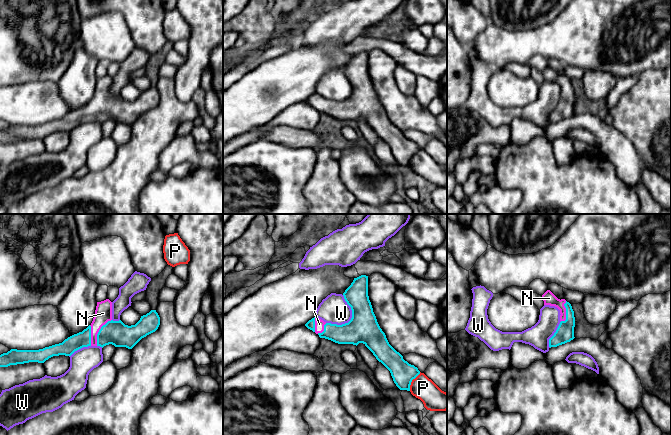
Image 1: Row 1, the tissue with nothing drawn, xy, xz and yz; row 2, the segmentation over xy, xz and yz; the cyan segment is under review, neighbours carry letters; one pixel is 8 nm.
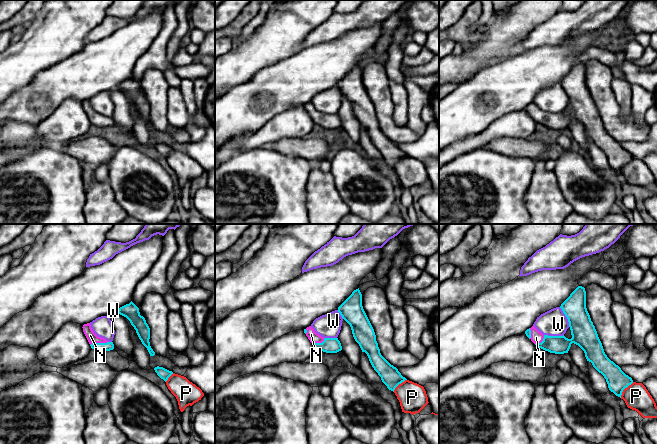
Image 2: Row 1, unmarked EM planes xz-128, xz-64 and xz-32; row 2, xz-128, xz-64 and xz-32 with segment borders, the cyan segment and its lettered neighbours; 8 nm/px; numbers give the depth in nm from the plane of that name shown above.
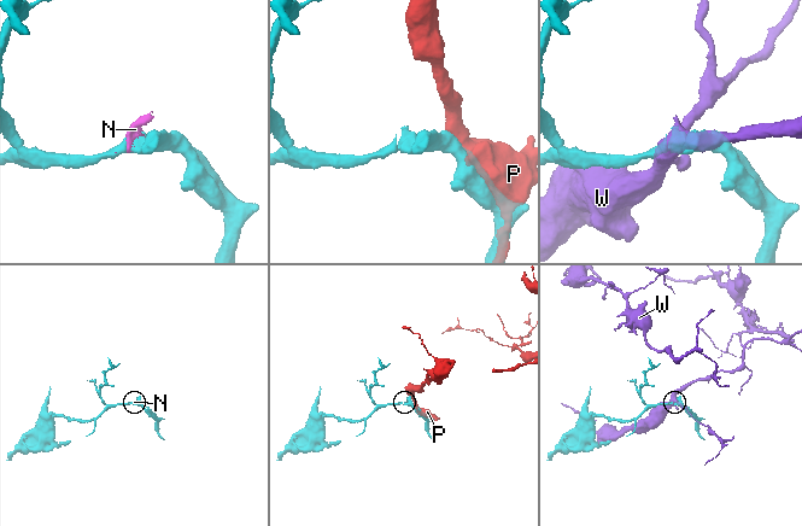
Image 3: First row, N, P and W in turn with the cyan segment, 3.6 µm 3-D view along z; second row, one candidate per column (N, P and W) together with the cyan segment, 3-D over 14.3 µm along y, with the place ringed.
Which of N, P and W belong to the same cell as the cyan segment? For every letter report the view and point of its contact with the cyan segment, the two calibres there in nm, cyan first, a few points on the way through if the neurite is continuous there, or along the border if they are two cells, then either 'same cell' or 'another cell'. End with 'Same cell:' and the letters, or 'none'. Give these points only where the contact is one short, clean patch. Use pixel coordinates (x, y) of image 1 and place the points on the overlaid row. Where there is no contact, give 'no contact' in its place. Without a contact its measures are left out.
N: meets cyan in xy at (99, 331); 190 nm thick on the cyan side, 140 nm on the other; same cell
P: meets cyan in xz at (411, 381); 180 nm thick on the cyan side, 190 nm on the other; another cell
W: meets cyan in xz at (351, 319); 240 nm thick on the cyan side, 220 nm on the other; another cell
Same cell: N

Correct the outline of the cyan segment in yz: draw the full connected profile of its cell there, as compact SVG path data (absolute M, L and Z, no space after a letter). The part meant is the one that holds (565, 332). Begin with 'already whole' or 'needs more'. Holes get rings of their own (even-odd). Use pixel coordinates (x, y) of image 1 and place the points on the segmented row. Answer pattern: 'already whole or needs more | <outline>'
needs more | M547 290L543 295L542 299L544 305L555 306L560 310L560 324L549 339L549 347L557 347L573 340L575 317L572 306L565 299L558 299L550 290Z

